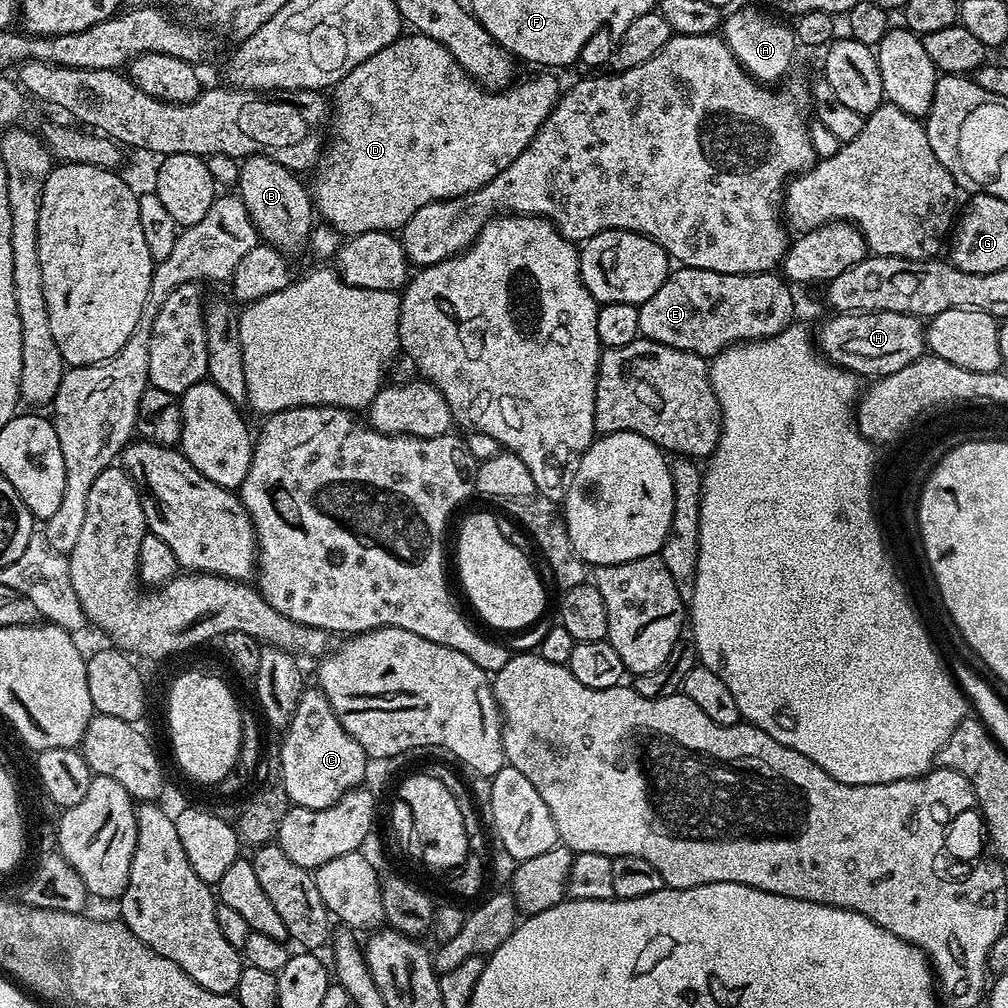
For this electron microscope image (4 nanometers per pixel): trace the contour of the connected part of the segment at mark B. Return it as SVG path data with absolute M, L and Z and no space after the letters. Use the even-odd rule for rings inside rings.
M269 156L243 157L238 181L238 195L254 222L259 239L279 252L293 254L309 243L314 227L314 200L304 189L299 175L274 162Z

